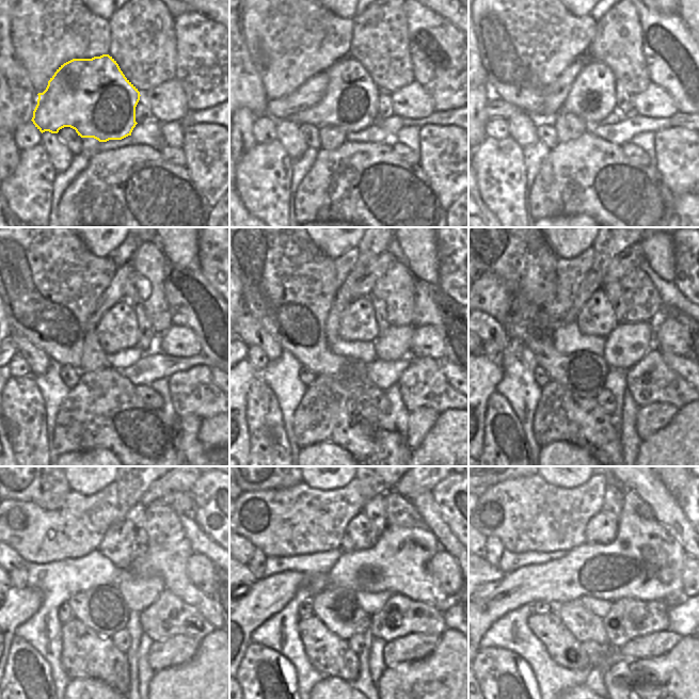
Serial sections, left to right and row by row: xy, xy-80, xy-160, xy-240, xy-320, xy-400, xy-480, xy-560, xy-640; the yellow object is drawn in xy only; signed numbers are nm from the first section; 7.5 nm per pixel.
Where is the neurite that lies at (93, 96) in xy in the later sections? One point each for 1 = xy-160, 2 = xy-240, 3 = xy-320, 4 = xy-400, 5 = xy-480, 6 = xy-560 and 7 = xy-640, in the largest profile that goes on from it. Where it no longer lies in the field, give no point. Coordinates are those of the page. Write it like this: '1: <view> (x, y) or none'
1: xy-160 (592, 96)
2: xy-240 (117, 329)
3: xy-320 (358, 322)
4: xy-400 (597, 317)
5: xy-480 (120, 545)
6: xy-560 (360, 535)
7: xy-640 (603, 528)

